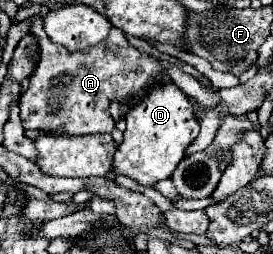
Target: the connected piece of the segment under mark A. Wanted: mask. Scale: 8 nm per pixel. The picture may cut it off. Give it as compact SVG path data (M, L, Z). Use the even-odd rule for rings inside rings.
M41 17L32 19L30 33L38 37L42 58L36 72L30 78L28 90L20 98L20 116L26 126L34 128L50 126L48 130L52 132L64 130L66 134L112 132L114 120L108 114L110 102L112 100L124 102L132 94L142 92L148 84L154 84L156 80L166 76L158 60L130 46L122 30L116 28L110 30L104 42L98 42L96 46L78 52L68 52L64 46L50 42L43 30ZM46 114L62 114L64 120L58 115L54 122L54 116L50 116L48 120Z

